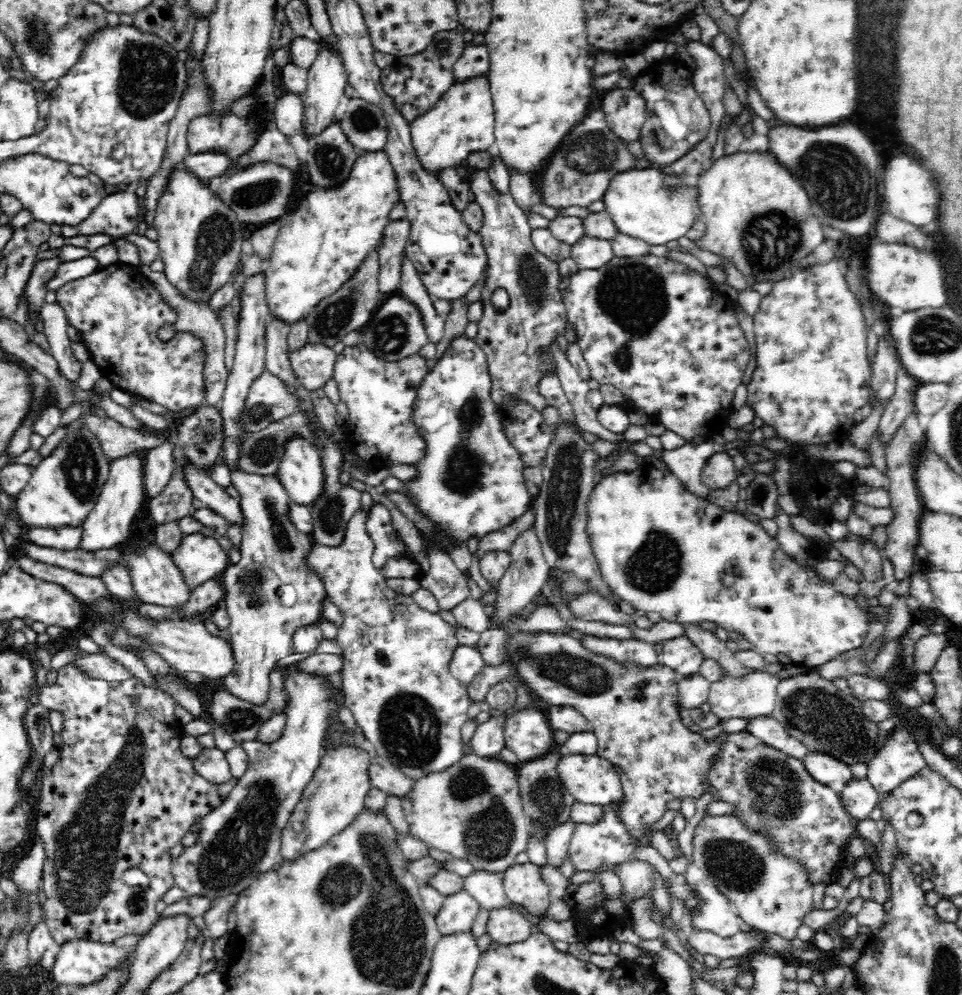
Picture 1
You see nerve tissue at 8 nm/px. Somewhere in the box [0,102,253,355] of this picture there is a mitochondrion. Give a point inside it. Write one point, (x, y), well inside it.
(215, 237)

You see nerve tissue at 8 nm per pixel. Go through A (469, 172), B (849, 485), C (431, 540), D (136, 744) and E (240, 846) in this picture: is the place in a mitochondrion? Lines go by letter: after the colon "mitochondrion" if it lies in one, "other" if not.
A: other
B: other
C: other
D: mitochondrion
E: mitochondrion

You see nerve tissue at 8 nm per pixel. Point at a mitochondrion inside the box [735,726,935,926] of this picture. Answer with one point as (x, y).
(775, 785)

